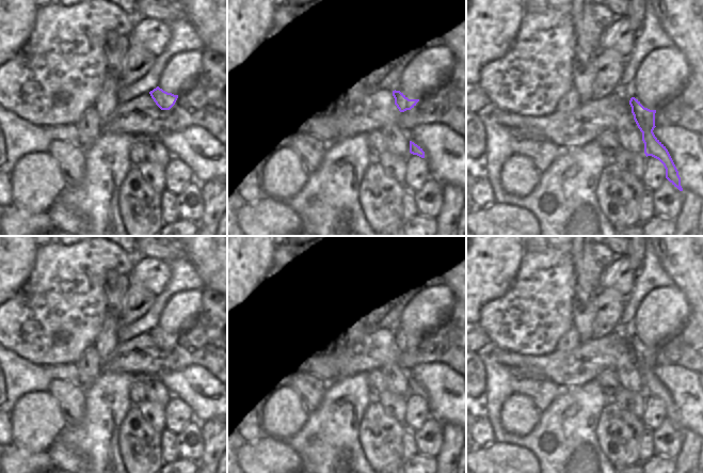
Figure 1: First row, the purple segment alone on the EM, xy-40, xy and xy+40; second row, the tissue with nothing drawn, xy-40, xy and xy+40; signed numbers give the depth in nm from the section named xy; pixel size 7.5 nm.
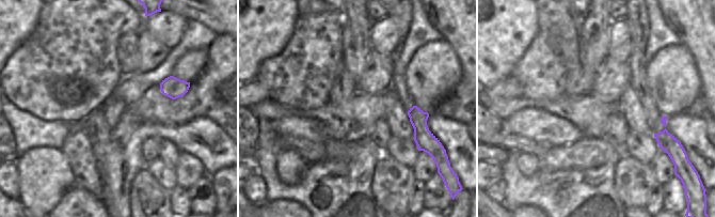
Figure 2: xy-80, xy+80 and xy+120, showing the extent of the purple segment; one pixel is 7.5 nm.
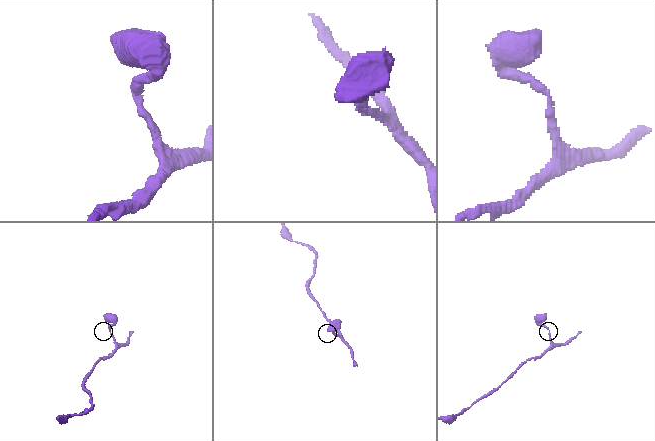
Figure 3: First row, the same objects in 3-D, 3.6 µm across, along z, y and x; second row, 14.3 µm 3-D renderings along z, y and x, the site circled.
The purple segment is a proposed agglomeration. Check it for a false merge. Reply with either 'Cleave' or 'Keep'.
Keep.

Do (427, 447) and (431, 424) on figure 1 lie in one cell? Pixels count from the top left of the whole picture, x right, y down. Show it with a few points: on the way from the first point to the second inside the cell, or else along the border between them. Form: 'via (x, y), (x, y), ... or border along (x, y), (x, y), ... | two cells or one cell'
via (428, 442), (432, 438), (431, 429) | one cell

